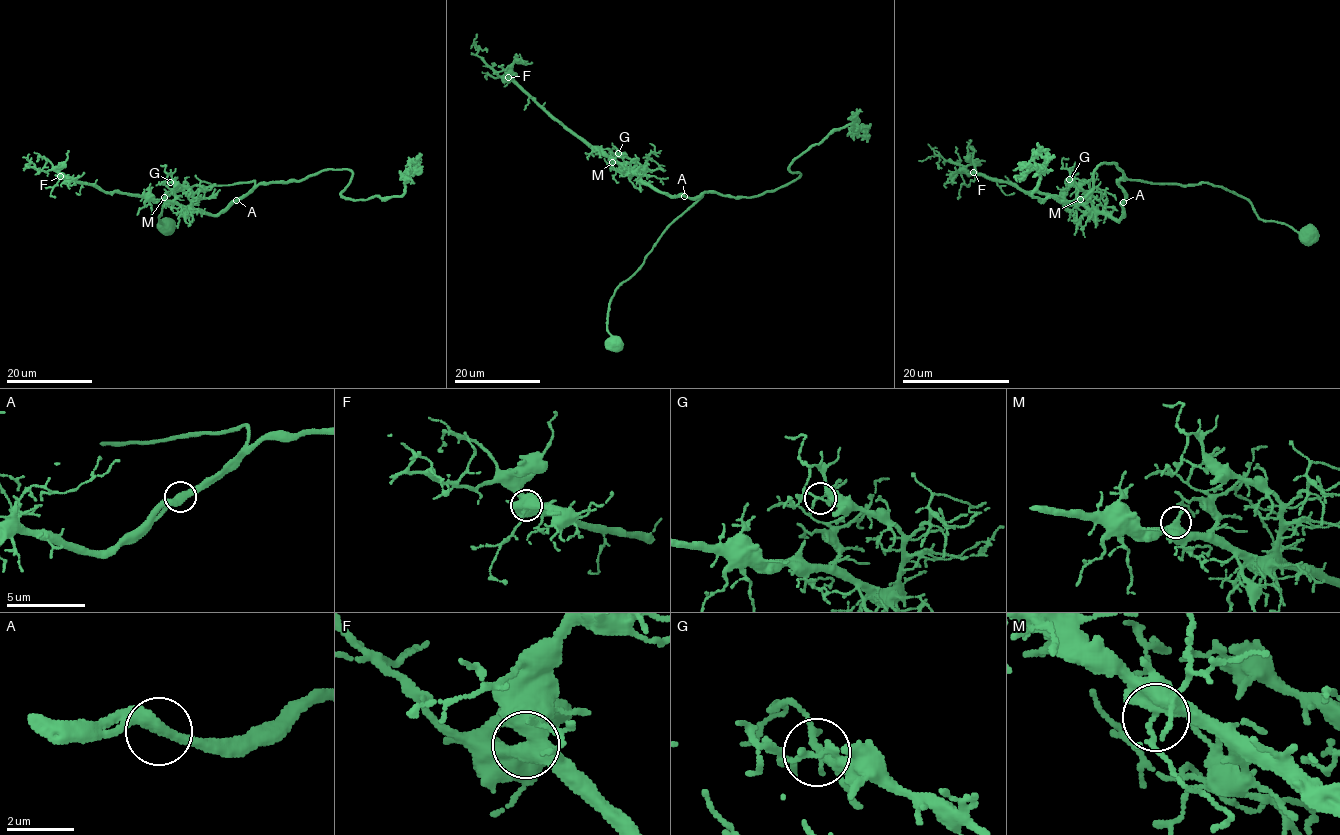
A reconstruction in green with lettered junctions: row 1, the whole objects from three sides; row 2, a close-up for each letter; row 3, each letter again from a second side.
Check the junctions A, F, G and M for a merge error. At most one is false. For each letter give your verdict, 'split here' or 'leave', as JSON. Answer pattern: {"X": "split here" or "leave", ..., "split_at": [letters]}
{"A": "leave", "F": "leave", "G": "leave", "M": "leave", "split_at": []}

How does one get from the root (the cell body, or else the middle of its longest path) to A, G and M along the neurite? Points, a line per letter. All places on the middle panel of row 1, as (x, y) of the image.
A: (614, 344), (607, 329), (611, 297), (641, 265), (661, 233), (703, 193), (694, 197), (685, 196)
G: (614, 344), (607, 329), (611, 297), (703, 193), (657, 192), (642, 180), (639, 164), (618, 153)
M: (614, 344), (607, 329), (611, 297), (641, 265), (661, 233), (703, 193), (687, 197), (657, 192), (612, 162)

